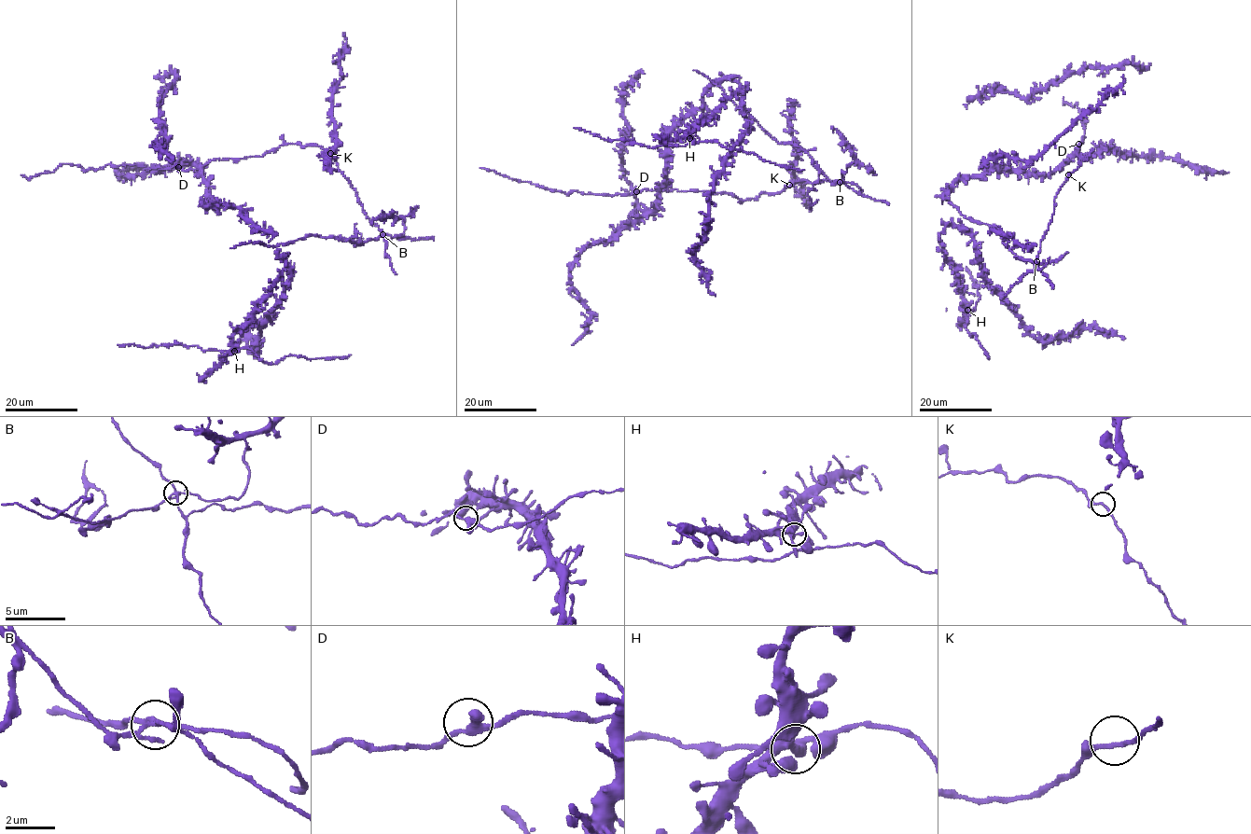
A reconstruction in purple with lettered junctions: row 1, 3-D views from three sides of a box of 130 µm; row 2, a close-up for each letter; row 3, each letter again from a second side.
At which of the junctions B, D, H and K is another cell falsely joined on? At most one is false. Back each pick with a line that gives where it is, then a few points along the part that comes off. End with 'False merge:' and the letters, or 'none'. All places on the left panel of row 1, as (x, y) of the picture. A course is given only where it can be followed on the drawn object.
B: at (382, 234); foreign part runs (382, 233), (361, 243), (314, 235), (272, 247), (257, 242), (240, 243), (230, 248)
False merge: B

